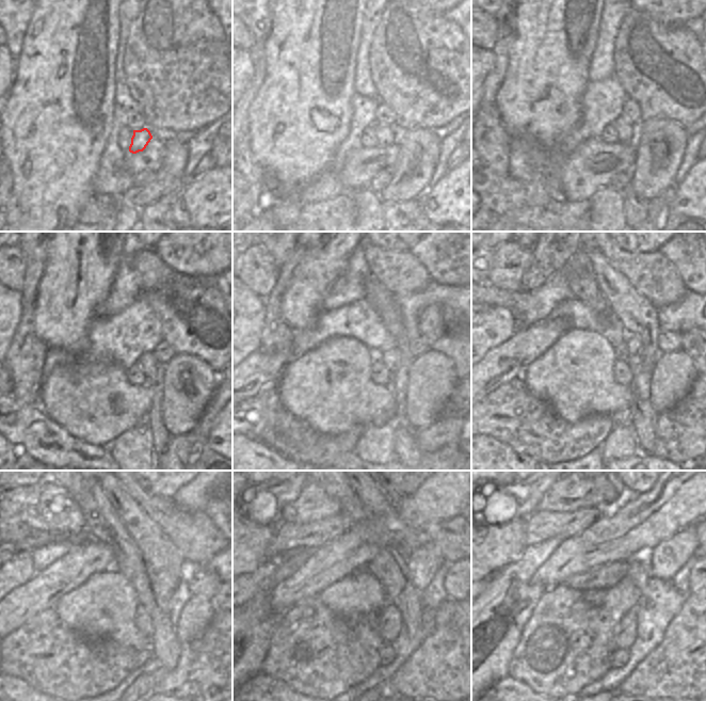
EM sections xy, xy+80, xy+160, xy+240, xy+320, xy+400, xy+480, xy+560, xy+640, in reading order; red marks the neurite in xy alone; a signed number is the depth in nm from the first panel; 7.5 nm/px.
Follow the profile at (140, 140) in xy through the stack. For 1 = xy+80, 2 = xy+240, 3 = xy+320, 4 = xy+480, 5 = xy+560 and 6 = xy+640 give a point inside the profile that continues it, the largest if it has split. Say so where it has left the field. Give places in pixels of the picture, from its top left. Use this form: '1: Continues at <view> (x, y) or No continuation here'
1: Continues at xy+80 (386, 136)
2: Continues at xy+240 (147, 362)
3: Continues at xy+320 (390, 359)
4: Continues at xy+480 (163, 583)
5: Continues at xy+560 (423, 562)
6: Continues at xy+640 (669, 557).

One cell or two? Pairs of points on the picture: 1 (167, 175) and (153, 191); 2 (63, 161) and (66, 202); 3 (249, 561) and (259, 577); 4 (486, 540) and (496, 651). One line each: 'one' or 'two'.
1: one
2: one
3: two
4: two

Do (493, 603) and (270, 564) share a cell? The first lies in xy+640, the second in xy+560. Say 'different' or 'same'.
different

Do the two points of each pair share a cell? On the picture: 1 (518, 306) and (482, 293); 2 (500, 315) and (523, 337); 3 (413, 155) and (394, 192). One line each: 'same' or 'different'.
1: same
2: different
3: same

